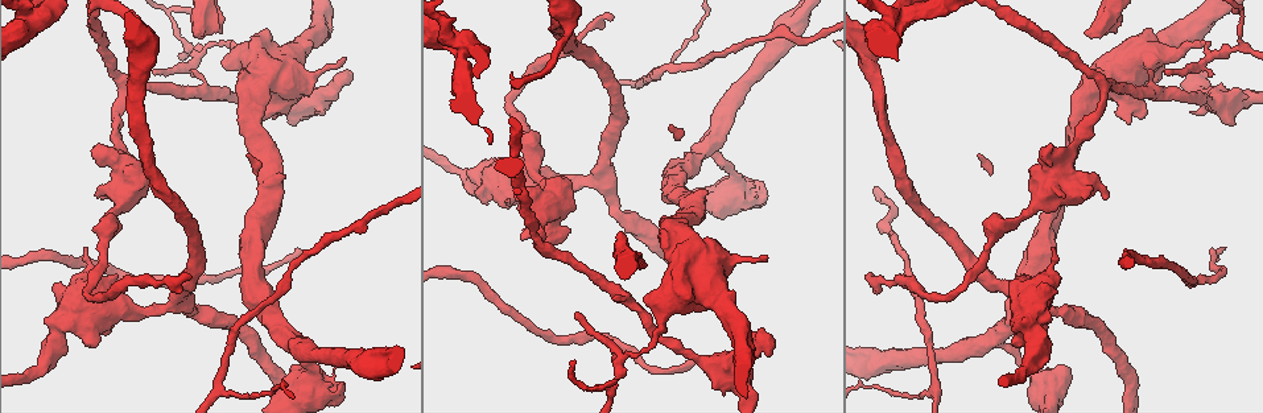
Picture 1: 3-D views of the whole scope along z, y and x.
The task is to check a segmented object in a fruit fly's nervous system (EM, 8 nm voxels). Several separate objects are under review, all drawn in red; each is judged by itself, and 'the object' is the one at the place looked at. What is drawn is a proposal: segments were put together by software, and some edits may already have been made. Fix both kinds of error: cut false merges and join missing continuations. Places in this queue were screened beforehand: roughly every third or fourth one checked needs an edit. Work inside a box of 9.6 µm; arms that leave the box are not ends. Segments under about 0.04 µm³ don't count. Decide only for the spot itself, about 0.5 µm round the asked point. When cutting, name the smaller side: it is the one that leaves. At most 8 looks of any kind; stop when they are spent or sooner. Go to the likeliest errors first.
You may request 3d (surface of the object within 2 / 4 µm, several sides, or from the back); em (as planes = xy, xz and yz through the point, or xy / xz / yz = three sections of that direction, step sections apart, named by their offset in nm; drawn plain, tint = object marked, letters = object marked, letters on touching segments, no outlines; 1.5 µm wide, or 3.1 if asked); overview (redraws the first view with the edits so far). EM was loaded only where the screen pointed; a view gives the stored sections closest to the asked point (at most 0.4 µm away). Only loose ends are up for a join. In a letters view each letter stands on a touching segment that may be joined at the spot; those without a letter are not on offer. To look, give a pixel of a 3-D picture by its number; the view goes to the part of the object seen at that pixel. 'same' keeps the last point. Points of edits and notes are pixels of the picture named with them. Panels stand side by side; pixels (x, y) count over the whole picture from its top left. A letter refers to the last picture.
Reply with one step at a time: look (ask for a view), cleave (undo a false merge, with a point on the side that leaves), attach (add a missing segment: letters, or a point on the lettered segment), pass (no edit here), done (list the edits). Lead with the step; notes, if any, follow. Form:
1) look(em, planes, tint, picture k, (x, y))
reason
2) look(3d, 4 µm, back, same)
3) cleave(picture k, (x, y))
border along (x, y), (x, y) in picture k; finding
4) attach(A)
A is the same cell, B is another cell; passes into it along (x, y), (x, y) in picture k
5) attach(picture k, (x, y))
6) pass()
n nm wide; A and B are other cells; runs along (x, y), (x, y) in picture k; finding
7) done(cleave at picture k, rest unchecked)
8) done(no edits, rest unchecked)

look(em, planes, letters, picture 1, (43, 15))
looks like a crossing

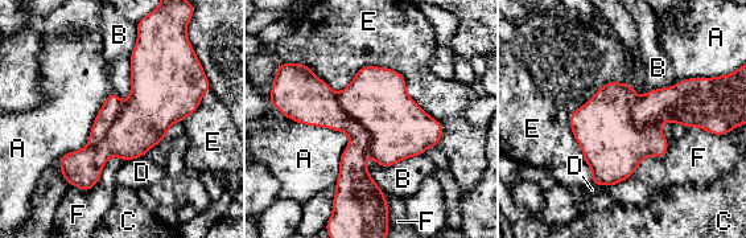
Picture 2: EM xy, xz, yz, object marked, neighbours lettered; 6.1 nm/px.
cleave(picture 2, (662, 105))
440 nm wide; A, B, C, D, E and F are other cells; two cells meet here

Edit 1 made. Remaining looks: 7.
look(3d, 2 µm, picture 1, (569, 24))
three arms meet

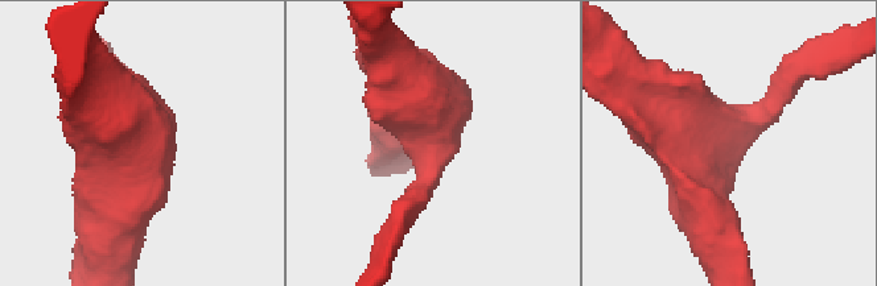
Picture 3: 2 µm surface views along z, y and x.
look(em, planes, plain, picture 3, (733, 120))
3 arms; arms of 200, 280, 300 nm; shape alone is not enough

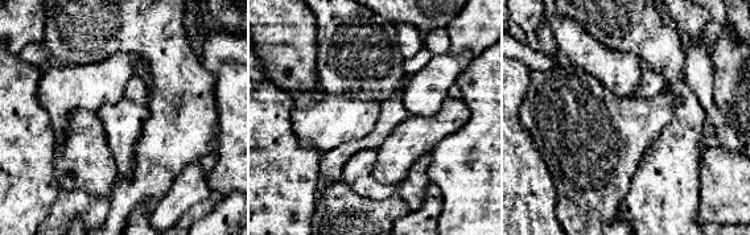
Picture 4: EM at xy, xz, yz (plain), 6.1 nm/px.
look(em, planes, letters, same)
what lies round it

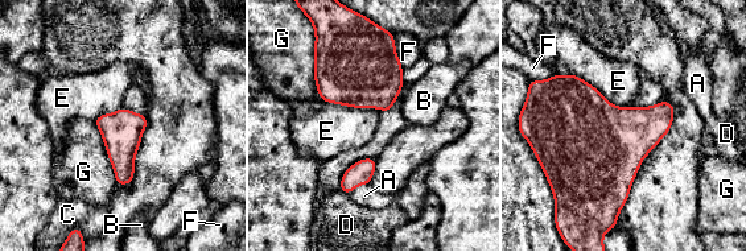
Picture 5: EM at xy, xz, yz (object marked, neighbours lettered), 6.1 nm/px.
pass()
240 nm wide; E touches over 440 nm; A, B, C, D, E, F and G are other cells; one cell here

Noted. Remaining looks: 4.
look(3d, 4 µm, picture 1, (643, 351))
abrupt turn

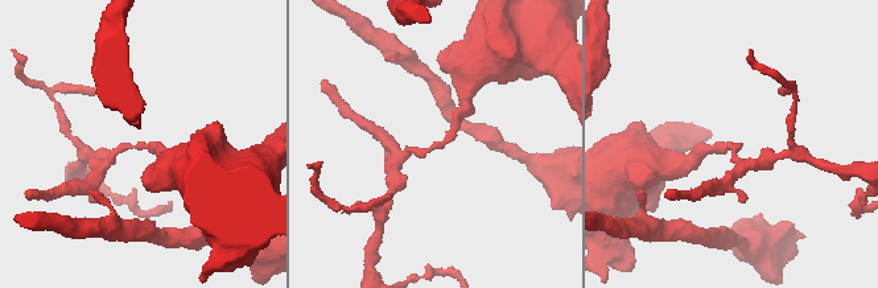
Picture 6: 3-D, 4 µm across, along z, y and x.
look(em, xz, step 4, tint, picture 6, (132, 146))

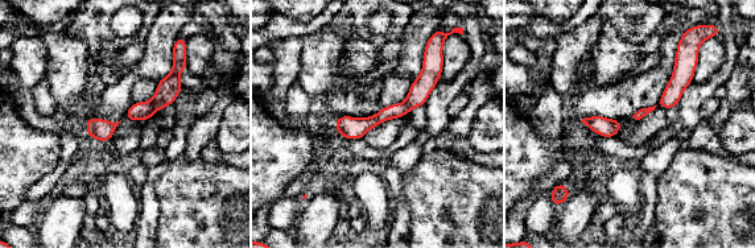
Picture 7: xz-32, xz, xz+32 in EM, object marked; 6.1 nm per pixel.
look(em, planes, letters, same)
cut it another way

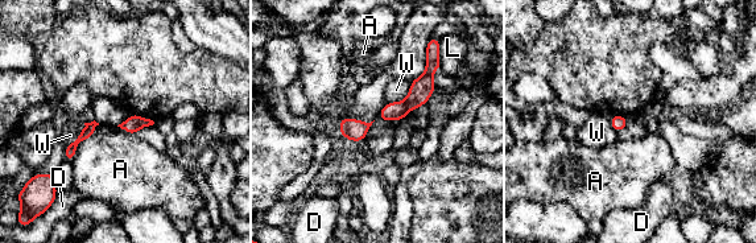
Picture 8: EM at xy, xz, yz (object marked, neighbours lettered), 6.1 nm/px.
cleave(picture 8, (397, 110))
70 nm wide; A, D, L and W are other cells; border along (404, 102), (408, 108) in picture 8; two cells meet here

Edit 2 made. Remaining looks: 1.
done(cleave at picture 2, cleave at picture 8, rest unchecked)

